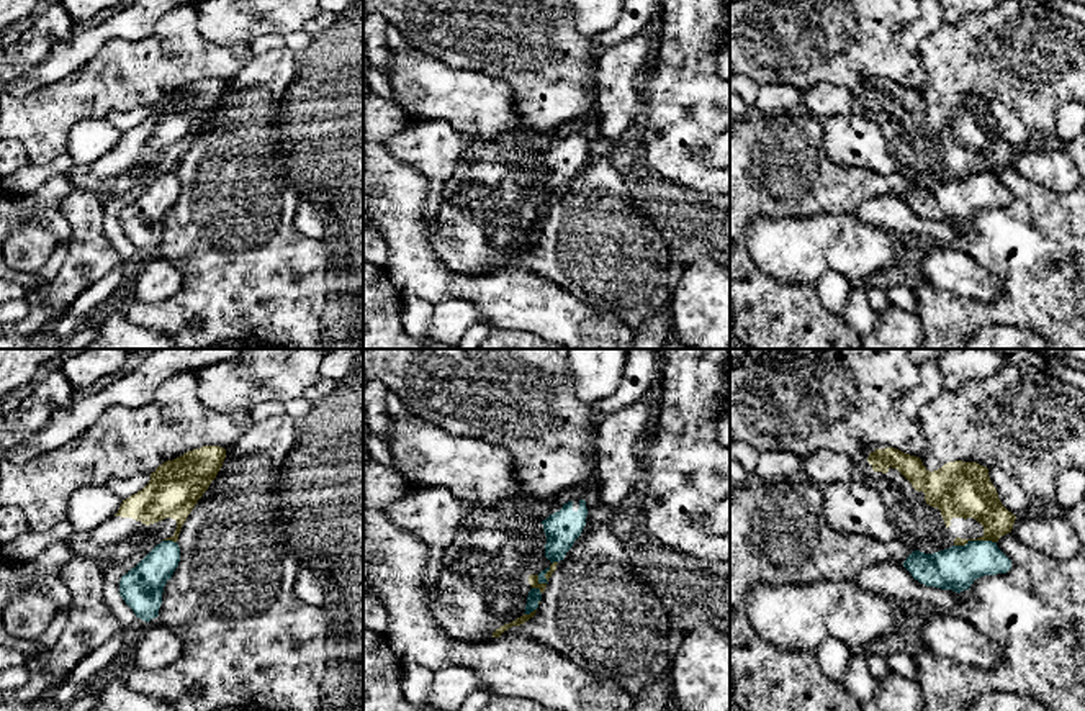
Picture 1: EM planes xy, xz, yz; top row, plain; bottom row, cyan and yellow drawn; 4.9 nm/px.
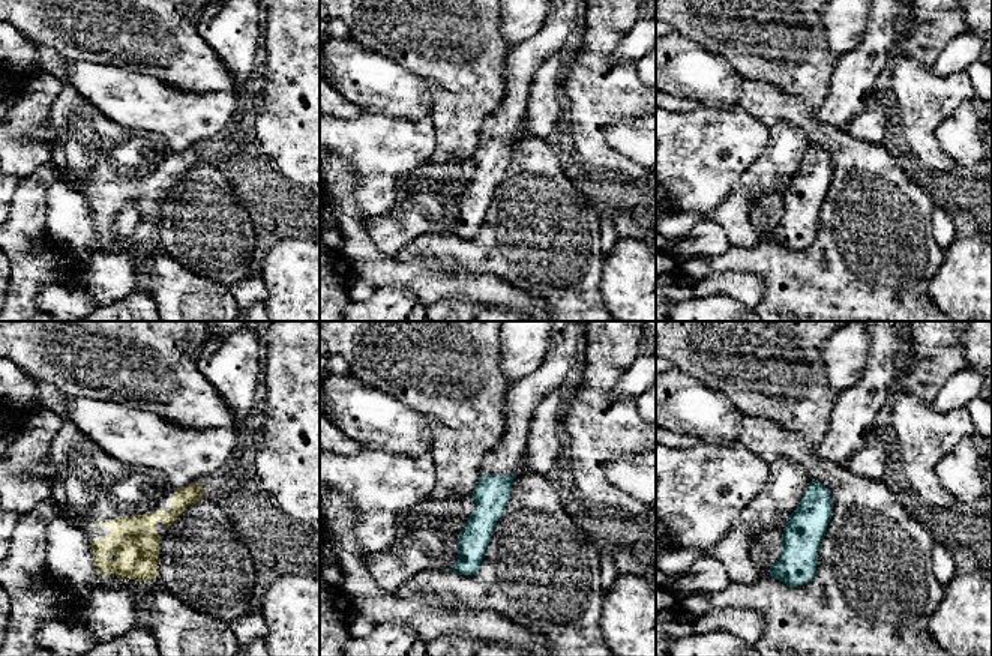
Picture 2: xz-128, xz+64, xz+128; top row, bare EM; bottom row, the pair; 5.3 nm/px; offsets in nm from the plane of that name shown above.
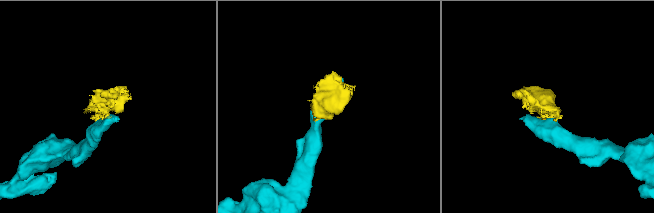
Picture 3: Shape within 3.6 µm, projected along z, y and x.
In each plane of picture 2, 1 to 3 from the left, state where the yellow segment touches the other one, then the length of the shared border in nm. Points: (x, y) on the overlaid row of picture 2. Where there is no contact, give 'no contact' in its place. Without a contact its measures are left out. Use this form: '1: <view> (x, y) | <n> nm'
1: no contact
2: no contact
3: no contact

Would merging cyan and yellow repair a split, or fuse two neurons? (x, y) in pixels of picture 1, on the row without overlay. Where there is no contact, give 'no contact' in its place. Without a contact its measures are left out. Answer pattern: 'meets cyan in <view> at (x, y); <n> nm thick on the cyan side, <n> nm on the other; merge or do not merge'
meets cyan in yz at (974, 174); 220 nm thick on the cyan side, 260 nm on the other; do not merge

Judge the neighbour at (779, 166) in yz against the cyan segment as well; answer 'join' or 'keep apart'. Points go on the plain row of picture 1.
keep apart

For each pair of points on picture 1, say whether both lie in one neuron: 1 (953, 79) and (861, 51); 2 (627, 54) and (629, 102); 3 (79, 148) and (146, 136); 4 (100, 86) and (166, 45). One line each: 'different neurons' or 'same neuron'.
1: different neurons
2: same neuron
3: different neurons
4: same neuron

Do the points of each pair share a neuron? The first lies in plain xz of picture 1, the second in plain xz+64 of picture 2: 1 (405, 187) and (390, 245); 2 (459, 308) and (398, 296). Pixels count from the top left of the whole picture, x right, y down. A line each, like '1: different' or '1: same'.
1: different
2: same

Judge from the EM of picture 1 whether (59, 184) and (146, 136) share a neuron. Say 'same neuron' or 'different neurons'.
different neurons

